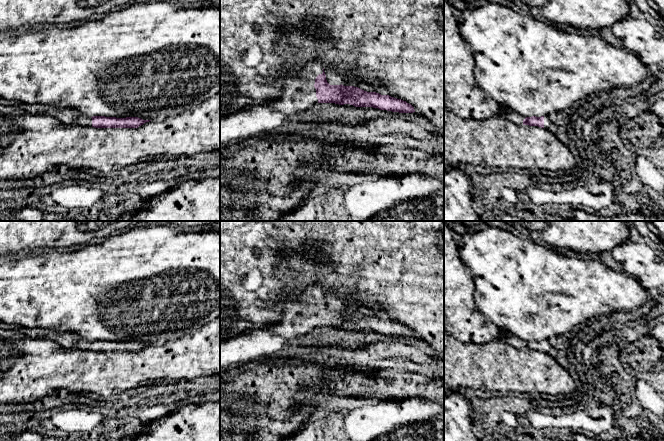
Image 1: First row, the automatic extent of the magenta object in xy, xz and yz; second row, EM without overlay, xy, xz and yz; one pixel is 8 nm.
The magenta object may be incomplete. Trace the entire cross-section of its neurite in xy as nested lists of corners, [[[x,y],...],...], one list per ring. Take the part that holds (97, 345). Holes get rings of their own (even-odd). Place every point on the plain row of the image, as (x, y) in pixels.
[[[0,321],[0,329],[16,330],[21,335],[32,339],[45,339],[63,349],[92,350],[95,352],[138,352],[151,344],[143,344],[138,341],[88,341],[78,334],[70,332],[55,332],[41,328],[25,328],[14,324],[7,324]]]

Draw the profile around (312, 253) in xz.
[[[311,242],[305,249],[306,257],[317,262],[327,262],[328,257],[326,256],[325,252],[323,250],[317,250],[316,245],[316,242]]]

